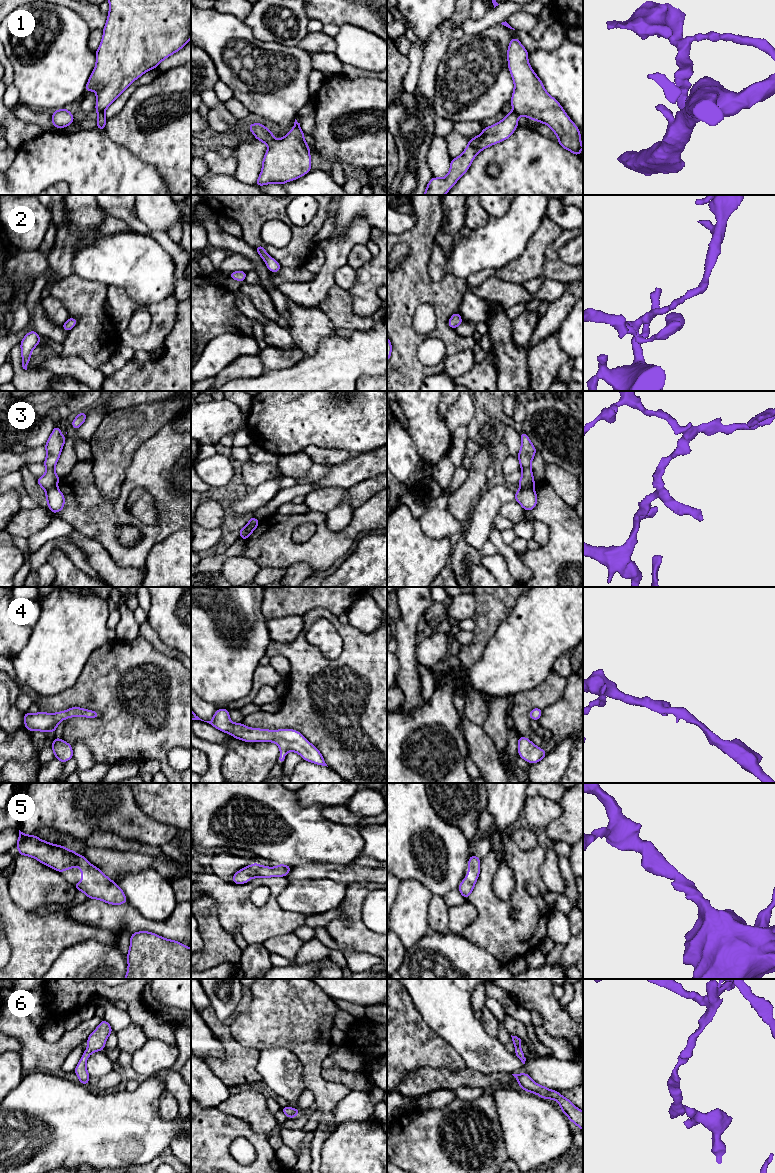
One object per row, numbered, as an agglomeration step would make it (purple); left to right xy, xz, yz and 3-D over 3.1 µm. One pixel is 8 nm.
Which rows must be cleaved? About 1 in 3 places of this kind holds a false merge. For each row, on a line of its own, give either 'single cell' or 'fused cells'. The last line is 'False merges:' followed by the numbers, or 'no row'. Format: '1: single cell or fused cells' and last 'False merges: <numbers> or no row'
1: fused cells
2: single cell
3: fused cells
4: single cell
5: single cell
6: single cell
False merges: 1, 3

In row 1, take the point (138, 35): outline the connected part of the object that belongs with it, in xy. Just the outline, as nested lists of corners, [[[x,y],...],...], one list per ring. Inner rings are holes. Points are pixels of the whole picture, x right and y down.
[[[108,0],[108,18],[95,53],[96,65],[85,92],[96,92],[95,111],[100,114],[145,72],[156,68],[165,58],[179,51],[191,39],[191,0]]]

